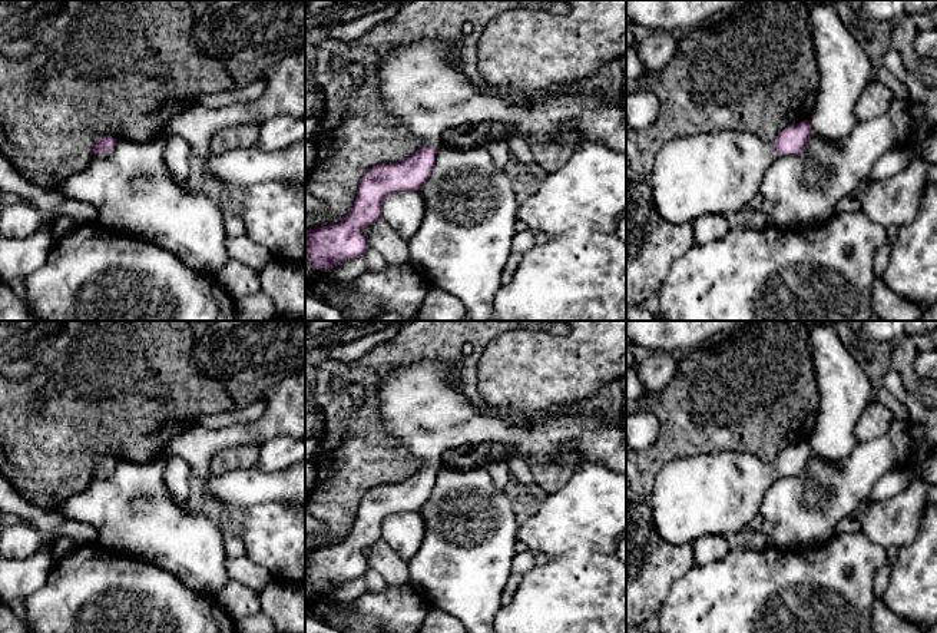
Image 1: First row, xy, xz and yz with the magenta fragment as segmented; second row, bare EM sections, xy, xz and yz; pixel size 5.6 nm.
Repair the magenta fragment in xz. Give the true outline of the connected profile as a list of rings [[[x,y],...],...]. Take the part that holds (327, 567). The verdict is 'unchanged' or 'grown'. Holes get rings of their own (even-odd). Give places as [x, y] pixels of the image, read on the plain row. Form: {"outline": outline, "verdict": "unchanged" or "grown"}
{"outline": [[[463,352],[461,357],[453,362],[423,359],[417,364],[397,368],[383,375],[377,392],[378,412],[390,434],[400,438],[408,450],[421,460],[423,467],[400,484],[377,485],[371,488],[361,498],[354,526],[341,543],[305,553],[305,579],[312,584],[312,587],[328,590],[347,580],[364,576],[368,570],[368,561],[362,556],[362,550],[383,538],[384,518],[401,511],[418,511],[431,496],[437,470],[441,467],[446,453],[461,445],[497,441],[511,445],[524,457],[532,457],[540,463],[559,463],[564,454],[573,454],[579,458],[579,465],[582,463],[595,461],[603,464],[609,470],[626,474],[626,435],[620,421],[610,425],[596,415],[579,415],[572,410],[556,411],[536,418],[493,414],[486,408],[474,405],[463,391],[463,361],[466,357],[468,357],[468,354]]], "verdict": "grown"}

